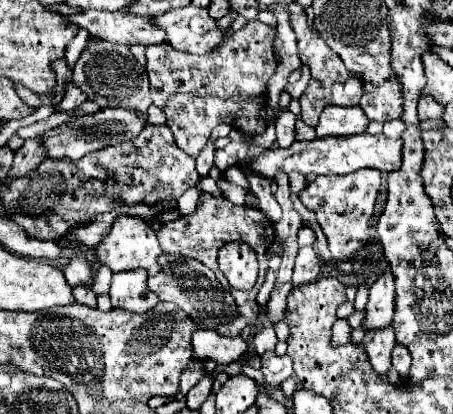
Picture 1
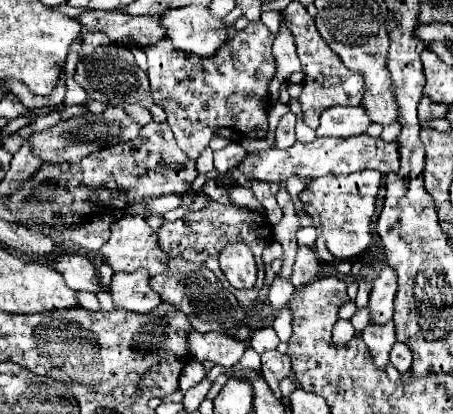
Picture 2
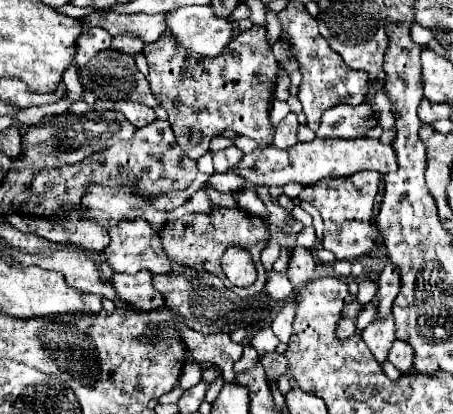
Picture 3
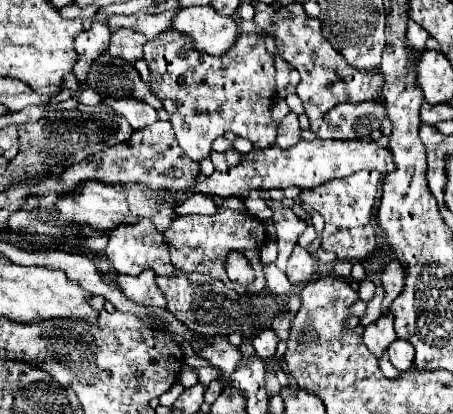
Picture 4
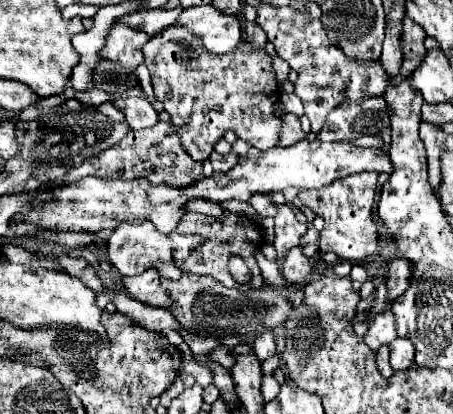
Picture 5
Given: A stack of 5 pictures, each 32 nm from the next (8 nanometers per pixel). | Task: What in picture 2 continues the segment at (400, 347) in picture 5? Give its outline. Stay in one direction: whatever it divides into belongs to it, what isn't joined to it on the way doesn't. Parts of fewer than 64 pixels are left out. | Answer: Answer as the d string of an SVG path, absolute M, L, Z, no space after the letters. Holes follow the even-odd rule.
M396 342L392 352L390 352L390 364L400 372L400 374L406 374L410 370L410 364L412 364L412 350L402 344L402 342Z

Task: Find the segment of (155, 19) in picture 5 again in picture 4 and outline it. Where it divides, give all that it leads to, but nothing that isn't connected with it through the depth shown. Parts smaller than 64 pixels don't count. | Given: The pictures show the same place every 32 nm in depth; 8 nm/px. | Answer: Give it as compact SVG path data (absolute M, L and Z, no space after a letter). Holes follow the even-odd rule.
M178 10L172 12L160 12L160 14L146 14L146 12L136 12L130 16L112 16L110 18L110 30L116 30L120 26L142 32L148 40L154 40L160 32L168 28L168 20L176 16Z

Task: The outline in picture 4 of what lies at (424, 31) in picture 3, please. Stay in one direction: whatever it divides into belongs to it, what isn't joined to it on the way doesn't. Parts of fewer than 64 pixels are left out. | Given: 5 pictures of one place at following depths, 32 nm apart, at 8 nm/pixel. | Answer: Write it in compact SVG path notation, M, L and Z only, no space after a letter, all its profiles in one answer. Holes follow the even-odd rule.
M408 20L406 36L408 36L408 48L422 54L424 52L424 42L430 38L428 32L424 32L424 28L420 28L420 24L416 24L414 20Z

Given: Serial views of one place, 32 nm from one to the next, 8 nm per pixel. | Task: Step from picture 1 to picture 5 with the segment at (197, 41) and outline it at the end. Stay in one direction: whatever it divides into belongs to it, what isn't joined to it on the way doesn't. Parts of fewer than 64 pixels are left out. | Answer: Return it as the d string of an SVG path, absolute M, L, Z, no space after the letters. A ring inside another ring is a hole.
M212 4L186 8L180 14L178 24L200 36L206 48L214 54L232 52L244 42L244 28L238 20L238 14L224 14Z

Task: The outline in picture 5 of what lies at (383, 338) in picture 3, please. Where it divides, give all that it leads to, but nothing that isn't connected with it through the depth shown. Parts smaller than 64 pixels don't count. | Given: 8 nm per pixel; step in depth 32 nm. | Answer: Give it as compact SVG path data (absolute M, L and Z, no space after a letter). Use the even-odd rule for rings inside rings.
M384 308L370 318L370 328L364 336L364 342L372 350L378 350L378 346L390 344L394 338L396 338L396 320L392 316L392 310Z

